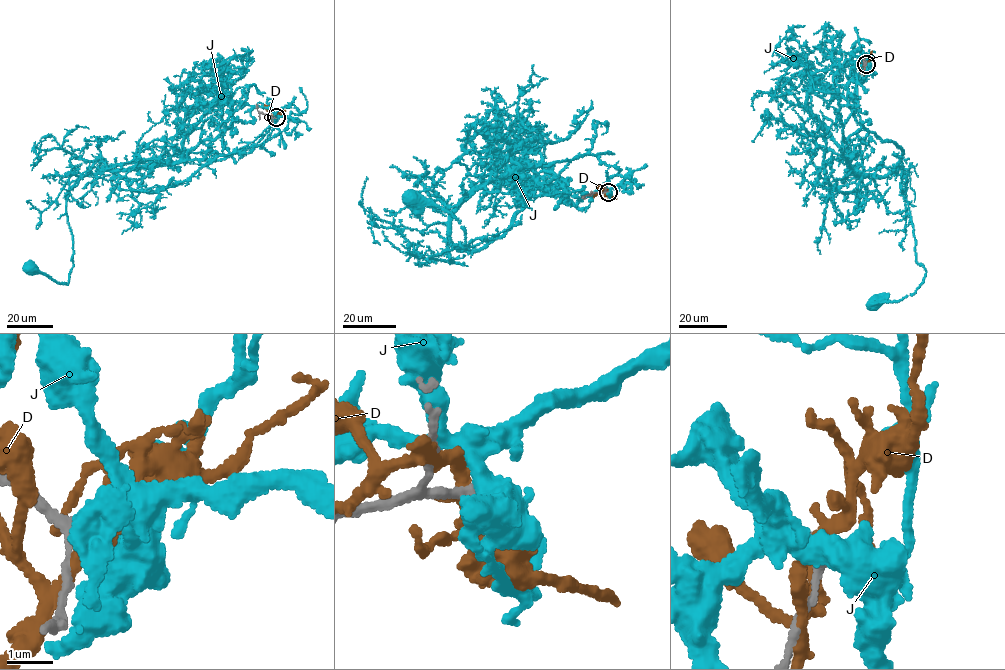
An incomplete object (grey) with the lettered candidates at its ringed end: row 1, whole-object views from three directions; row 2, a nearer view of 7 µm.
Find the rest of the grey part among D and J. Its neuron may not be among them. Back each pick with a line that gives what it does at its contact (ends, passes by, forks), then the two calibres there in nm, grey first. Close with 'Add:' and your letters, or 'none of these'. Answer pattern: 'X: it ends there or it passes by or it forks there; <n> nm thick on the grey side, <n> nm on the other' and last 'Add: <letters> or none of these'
Add: none of these

